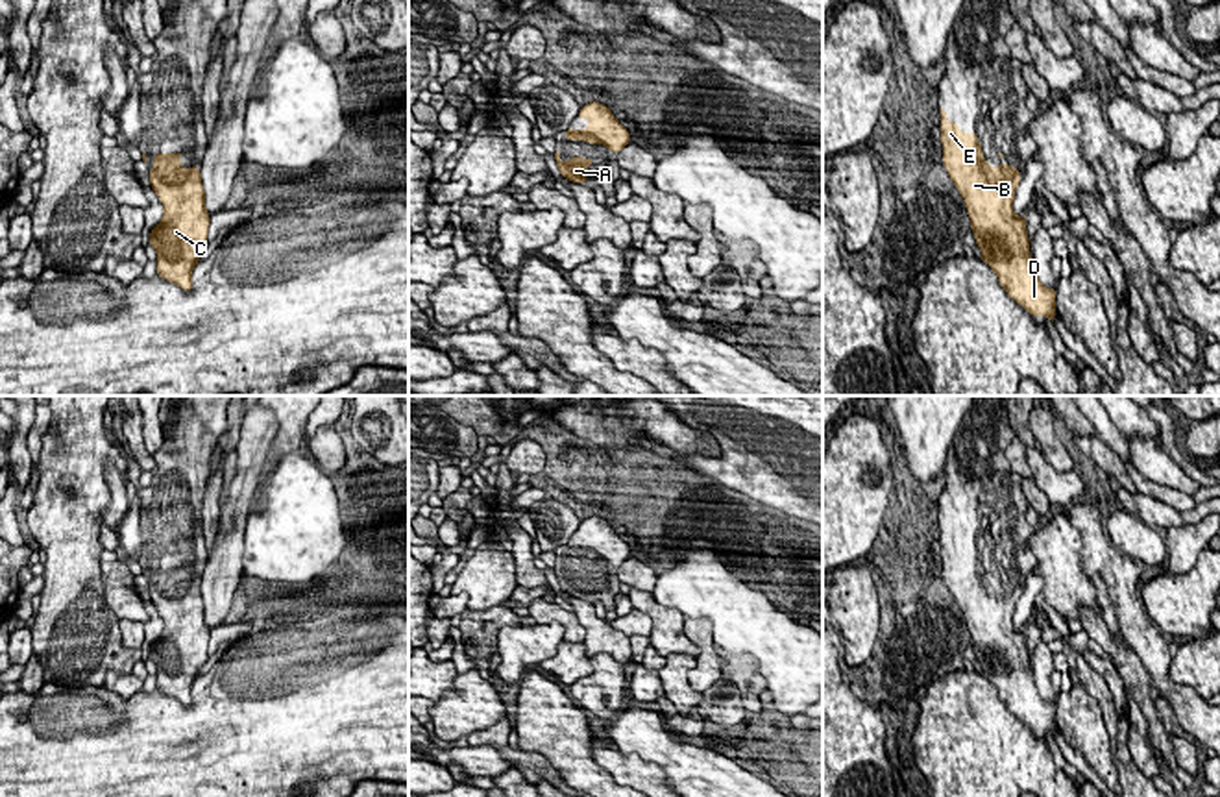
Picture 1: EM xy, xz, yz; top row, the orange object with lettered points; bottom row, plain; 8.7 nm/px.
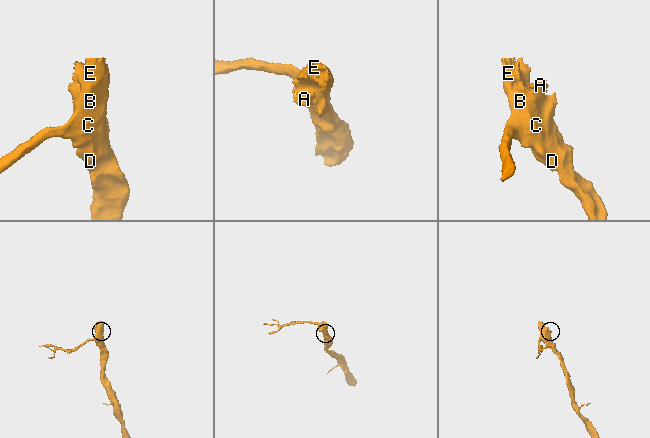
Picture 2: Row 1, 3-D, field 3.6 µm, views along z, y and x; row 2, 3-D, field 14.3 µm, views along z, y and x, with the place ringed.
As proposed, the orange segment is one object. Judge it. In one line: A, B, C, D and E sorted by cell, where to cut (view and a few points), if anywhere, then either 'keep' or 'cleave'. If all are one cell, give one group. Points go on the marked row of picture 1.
A B C D E; no cut; keep

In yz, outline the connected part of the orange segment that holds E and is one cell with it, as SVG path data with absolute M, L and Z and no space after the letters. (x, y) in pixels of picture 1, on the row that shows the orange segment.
M939 107L943 165L959 190L982 261L993 268L1009 298L1031 316L1044 314L1054 322L1057 288L1041 283L1035 259L1030 255L1026 215L1013 211L1020 170L1009 161L991 166L978 144L978 133L961 133L959 124L946 120Z

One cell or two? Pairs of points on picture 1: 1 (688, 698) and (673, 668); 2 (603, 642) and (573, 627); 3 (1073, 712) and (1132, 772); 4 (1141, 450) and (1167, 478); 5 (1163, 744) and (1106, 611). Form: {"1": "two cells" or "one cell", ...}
{"1": "one cell", "2": "two cells", "3": "two cells", "4": "one cell", "5": "two cells"}

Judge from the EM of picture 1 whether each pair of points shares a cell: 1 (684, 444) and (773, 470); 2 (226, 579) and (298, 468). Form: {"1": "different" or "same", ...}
{"1": "different", "2": "different"}

